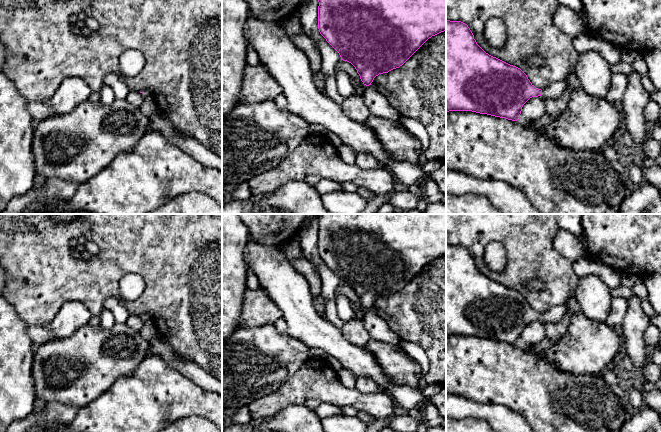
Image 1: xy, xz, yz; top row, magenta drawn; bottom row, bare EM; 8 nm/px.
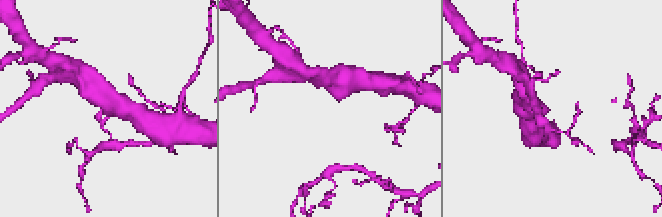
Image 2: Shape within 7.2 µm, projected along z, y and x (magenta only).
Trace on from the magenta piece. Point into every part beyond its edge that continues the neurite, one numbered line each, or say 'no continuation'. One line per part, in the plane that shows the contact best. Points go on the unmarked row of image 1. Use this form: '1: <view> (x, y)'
1: yz (556, 313)

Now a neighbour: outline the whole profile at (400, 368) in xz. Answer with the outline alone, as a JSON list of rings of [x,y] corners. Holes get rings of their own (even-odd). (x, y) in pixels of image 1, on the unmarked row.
[[[370,339],[363,349],[374,356],[384,374],[395,385],[419,386],[423,370],[399,345]]]

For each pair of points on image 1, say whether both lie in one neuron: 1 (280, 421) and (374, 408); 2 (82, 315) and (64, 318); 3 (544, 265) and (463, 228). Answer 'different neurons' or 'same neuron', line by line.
1: different neurons
2: same neuron
3: same neuron

